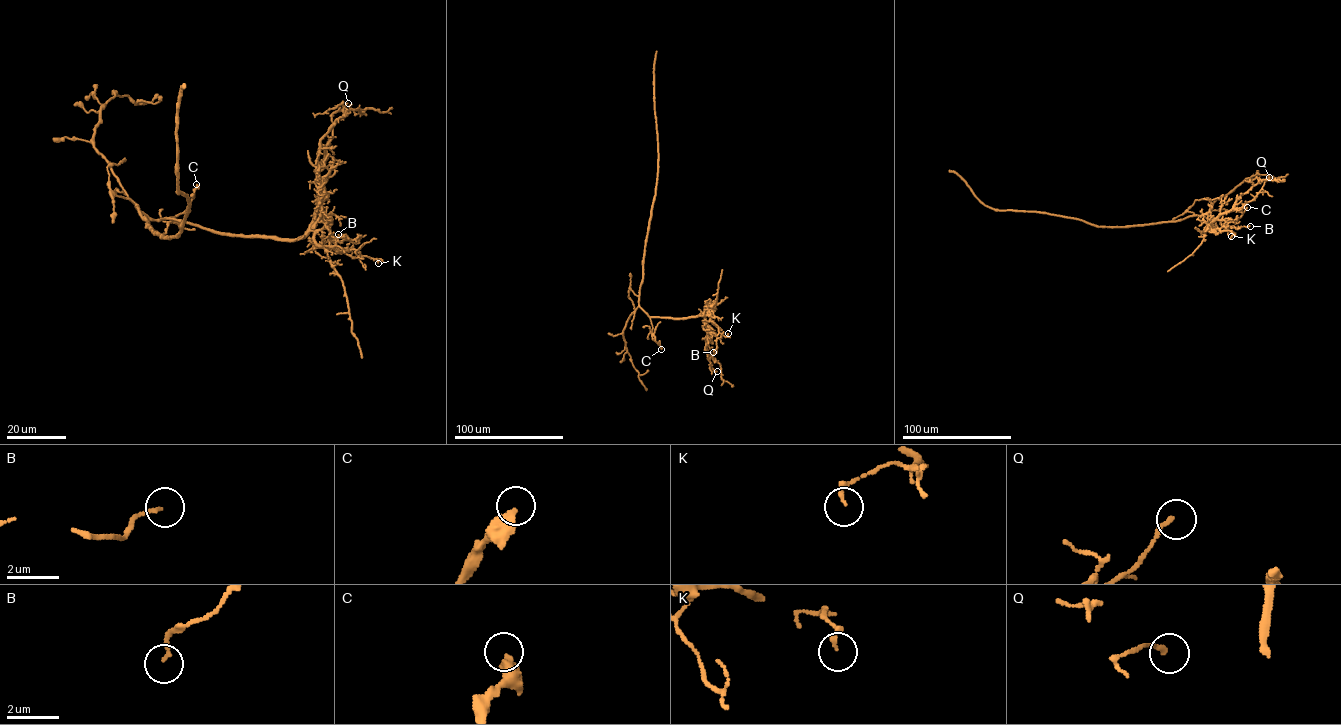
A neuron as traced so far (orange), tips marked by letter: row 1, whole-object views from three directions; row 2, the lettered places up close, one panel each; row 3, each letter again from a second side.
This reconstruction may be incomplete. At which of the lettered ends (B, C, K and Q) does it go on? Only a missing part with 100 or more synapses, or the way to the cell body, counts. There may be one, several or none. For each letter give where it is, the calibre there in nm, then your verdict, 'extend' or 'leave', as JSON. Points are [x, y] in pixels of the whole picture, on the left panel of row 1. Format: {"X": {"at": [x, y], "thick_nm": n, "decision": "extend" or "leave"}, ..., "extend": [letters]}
{"B": {"at": [338, 234], "thick_nm": 130, "decision": "leave"}, "C": {"at": [196, 184], "thick_nm": 440, "decision": "leave"}, "K": {"at": [378, 263], "thick_nm": 180, "decision": "leave"}, "Q": {"at": [348, 103], "thick_nm": 180, "decision": "leave"}, "extend": []}

